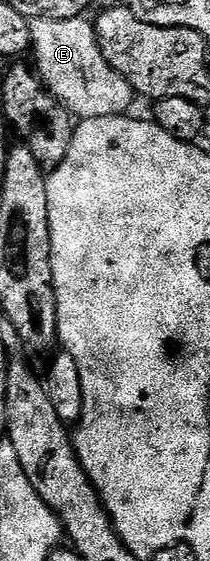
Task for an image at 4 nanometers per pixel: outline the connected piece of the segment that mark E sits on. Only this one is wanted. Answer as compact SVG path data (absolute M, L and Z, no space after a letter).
M81 16L79 18L67 18L66 20L54 20L53 18L42 18L31 23L32 27L32 48L31 53L36 54L36 62L34 61L35 69L38 71L41 82L48 87L49 92L51 92L59 102L68 109L69 114L75 116L77 119L83 120L85 118L119 118L121 116L127 115L128 110L132 106L132 98L134 99L134 91L132 85L124 79L124 77L118 73L117 70L111 66L106 60L106 56L102 54L102 48L98 44L96 39L96 28L91 21L87 22L87 17Z

